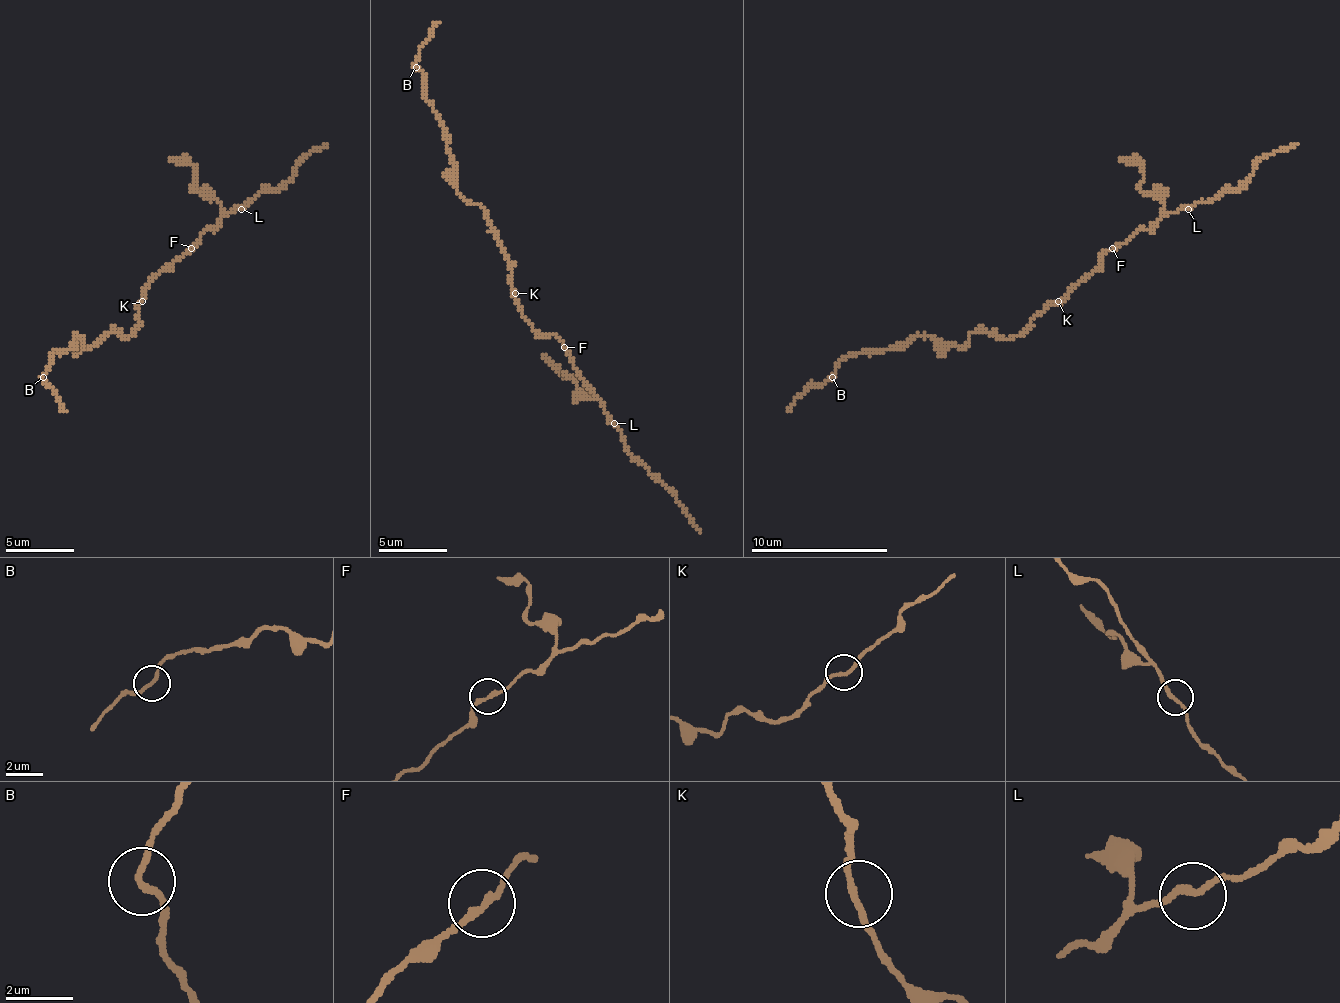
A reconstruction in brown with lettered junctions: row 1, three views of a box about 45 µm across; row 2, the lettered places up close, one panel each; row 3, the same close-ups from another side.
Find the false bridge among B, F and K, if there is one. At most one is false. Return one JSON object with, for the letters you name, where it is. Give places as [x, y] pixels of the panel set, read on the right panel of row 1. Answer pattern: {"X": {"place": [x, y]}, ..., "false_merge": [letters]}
{"F": {"place": [1112, 248]}, "false_merge": ["F"]}

